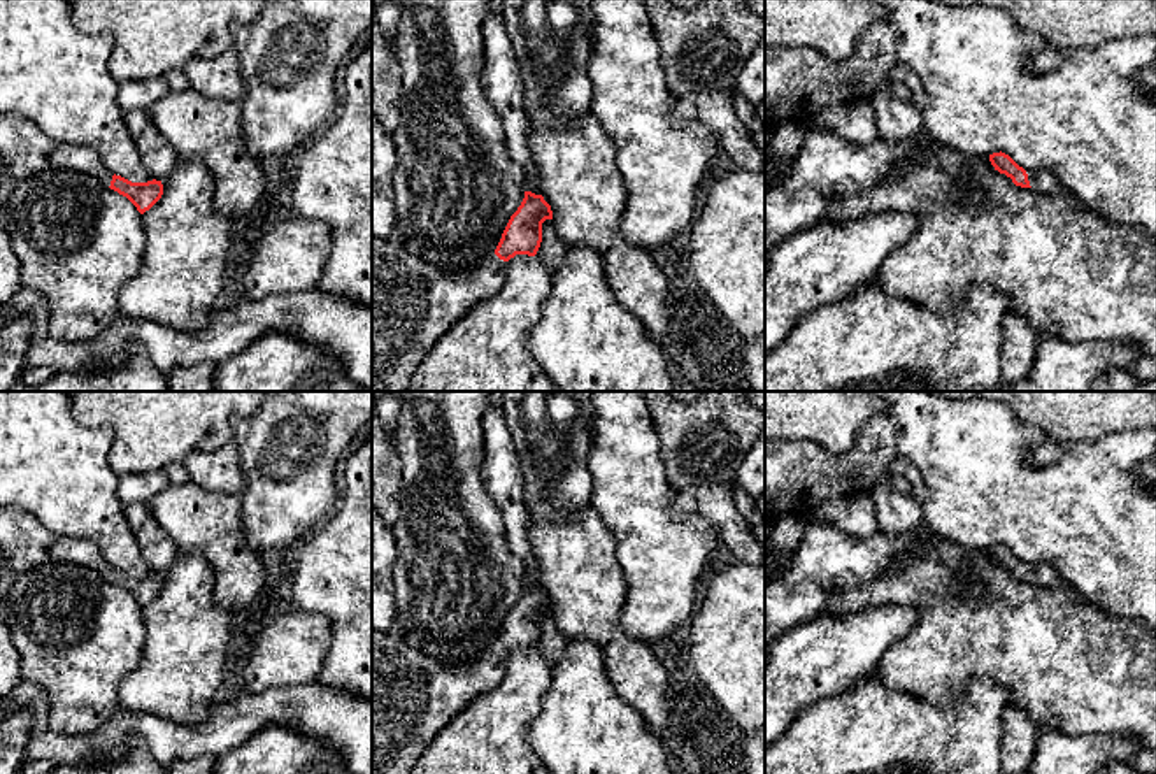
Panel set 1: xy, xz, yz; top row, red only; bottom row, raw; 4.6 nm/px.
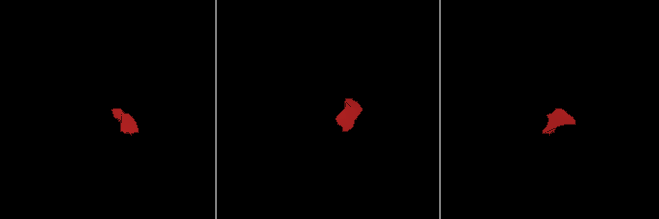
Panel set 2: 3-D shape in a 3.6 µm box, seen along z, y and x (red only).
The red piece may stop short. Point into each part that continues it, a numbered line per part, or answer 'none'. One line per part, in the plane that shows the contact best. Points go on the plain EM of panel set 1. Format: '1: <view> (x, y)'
1: yz (1042, 574)

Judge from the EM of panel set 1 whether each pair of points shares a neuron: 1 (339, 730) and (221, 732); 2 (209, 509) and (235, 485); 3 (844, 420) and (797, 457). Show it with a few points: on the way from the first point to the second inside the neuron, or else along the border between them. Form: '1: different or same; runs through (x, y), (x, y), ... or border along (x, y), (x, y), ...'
1: same; runs through (309, 711), (251, 711)
2: different; border along (192, 480), (206, 488), (239, 495)
3: different; border along (856, 430), (841, 453), (783, 437)

